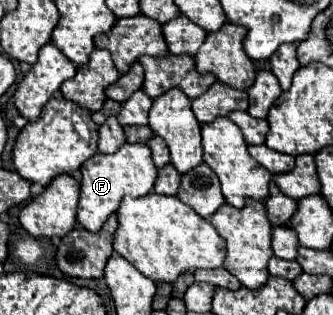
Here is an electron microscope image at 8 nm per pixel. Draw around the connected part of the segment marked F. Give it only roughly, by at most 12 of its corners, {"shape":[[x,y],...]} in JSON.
{"shape":[[123,144],[81,168],[77,220],[99,232],[125,196],[157,180],[147,144]]}

